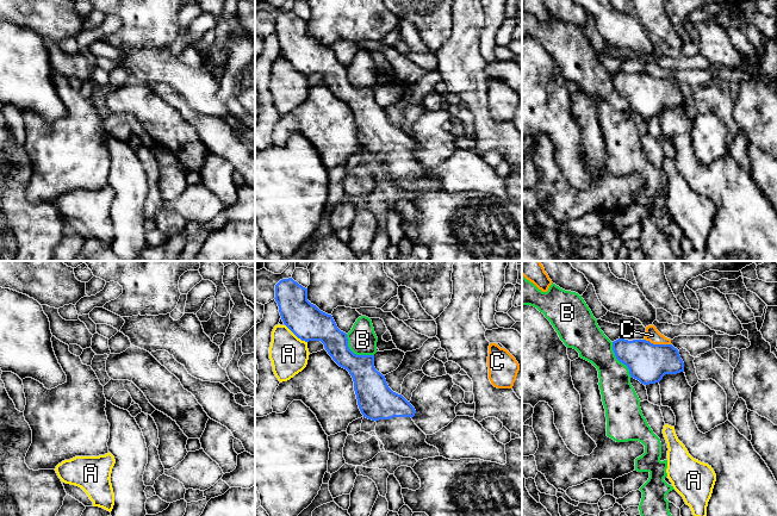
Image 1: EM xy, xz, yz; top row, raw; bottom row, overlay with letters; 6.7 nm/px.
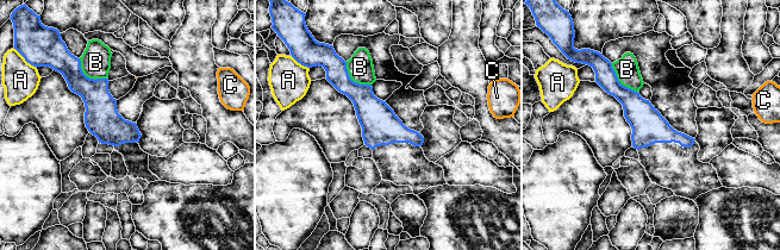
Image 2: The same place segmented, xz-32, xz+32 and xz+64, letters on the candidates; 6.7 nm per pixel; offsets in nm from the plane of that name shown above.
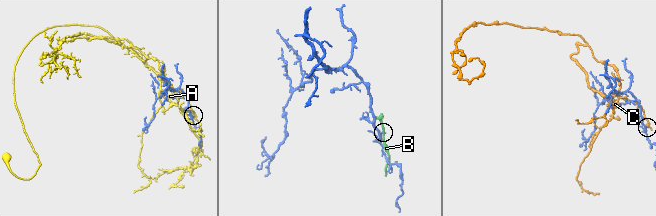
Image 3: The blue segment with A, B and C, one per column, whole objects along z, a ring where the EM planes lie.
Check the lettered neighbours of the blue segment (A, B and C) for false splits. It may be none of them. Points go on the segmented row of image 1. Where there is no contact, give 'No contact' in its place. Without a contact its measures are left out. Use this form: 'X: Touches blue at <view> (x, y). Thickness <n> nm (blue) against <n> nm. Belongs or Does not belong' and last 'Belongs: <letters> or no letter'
A: Touches blue at xz (296, 335). Thickness 240 nm (blue) against 260 nm. Does not belong
B: Touches blue at xz (353, 353). Thickness 220 nm (blue) against 190 nm. Does not belong
C: Touches blue at yz (657, 344). Thickness 260 nm (blue) against 90 nm. Does not belong
Belongs: no letter

